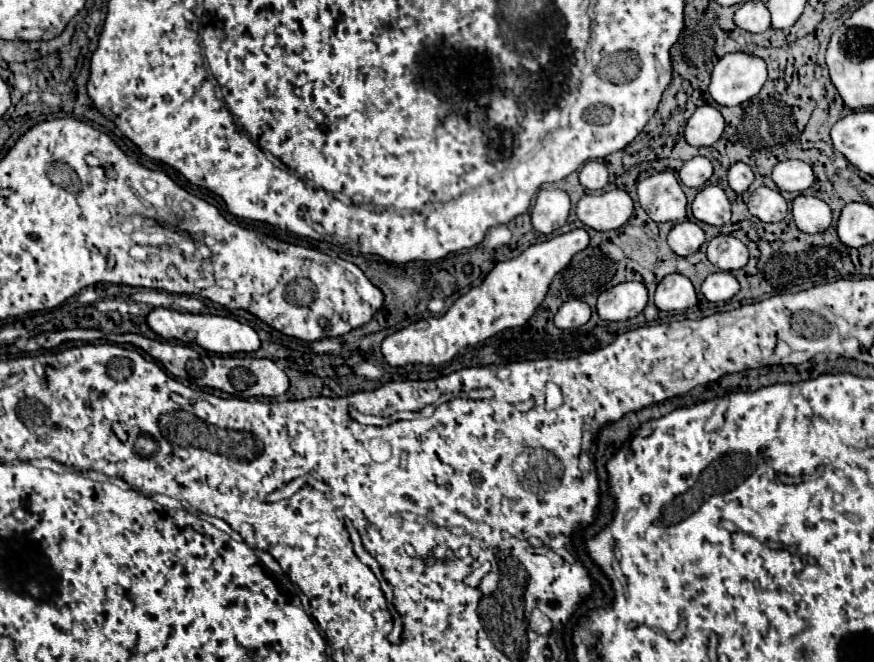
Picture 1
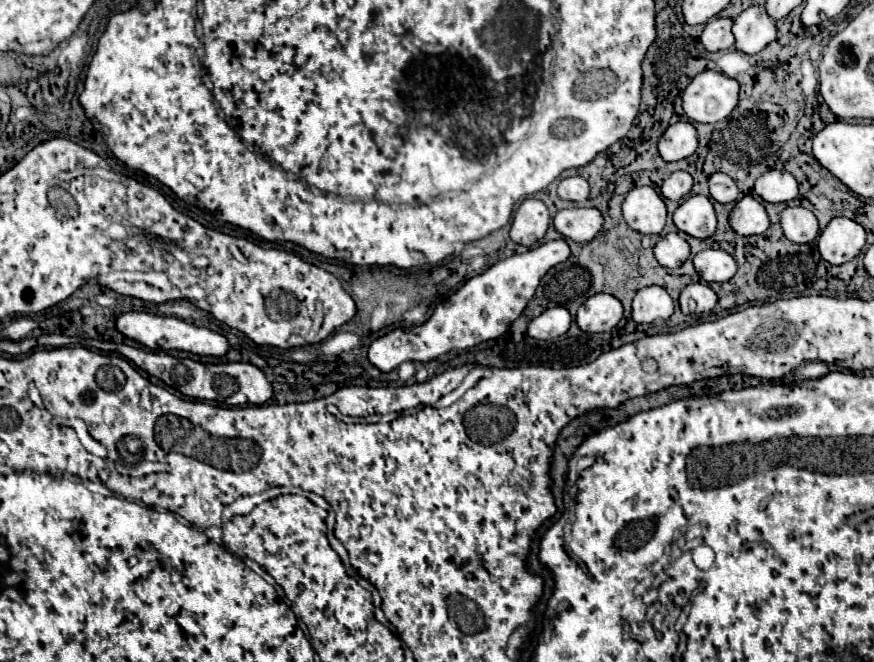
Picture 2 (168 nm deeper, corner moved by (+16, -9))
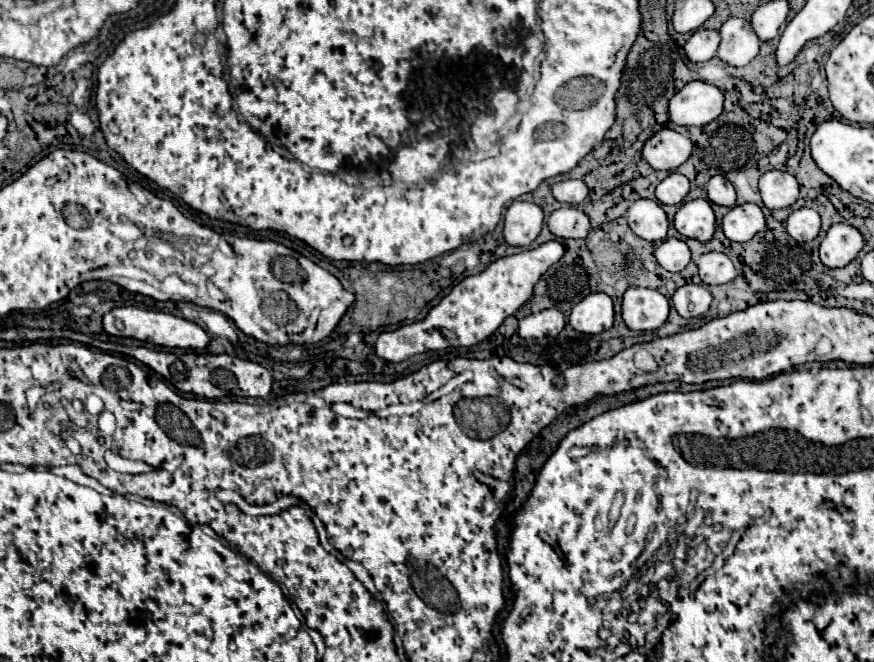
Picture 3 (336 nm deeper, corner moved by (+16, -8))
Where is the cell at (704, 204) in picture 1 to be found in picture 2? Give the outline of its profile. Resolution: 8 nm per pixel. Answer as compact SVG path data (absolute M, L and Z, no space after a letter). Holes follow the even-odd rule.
M690 195L674 211L674 225L678 231L698 239L706 239L716 231L716 213L708 197Z

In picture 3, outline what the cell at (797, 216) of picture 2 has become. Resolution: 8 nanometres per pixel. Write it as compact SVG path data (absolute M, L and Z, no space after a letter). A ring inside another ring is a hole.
M812 208L794 210L786 222L788 234L798 242L810 242L820 232L820 214Z

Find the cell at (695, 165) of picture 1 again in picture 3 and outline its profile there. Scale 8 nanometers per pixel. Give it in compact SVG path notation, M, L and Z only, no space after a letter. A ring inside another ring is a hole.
M672 172L656 186L656 198L662 204L680 204L690 192L690 182L686 176Z

